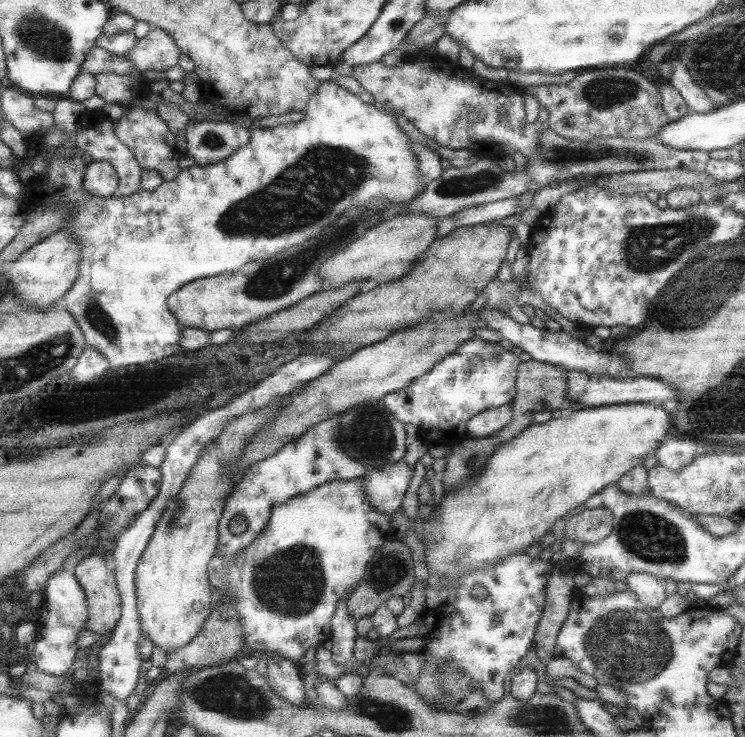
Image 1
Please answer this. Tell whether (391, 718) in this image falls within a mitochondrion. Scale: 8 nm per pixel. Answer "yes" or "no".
yes

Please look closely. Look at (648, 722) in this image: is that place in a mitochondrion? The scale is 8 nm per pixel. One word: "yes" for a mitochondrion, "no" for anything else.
no

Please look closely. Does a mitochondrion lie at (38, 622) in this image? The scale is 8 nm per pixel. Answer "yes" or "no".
no

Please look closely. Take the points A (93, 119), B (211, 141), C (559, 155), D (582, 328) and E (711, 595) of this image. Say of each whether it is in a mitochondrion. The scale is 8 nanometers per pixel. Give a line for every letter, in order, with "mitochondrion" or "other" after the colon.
A: other
B: mitochondrion
C: mitochondrion
D: other
E: other

